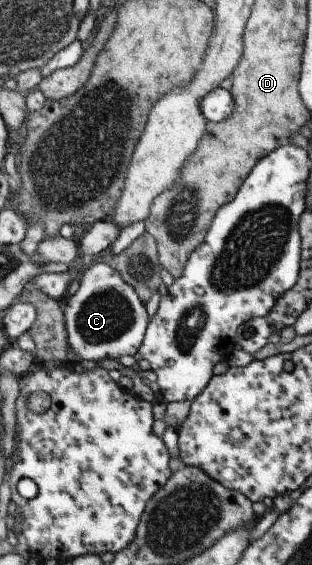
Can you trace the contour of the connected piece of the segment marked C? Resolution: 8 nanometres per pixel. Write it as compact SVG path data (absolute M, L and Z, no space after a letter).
M92 264L79 279L79 287L61 303L66 348L80 361L135 356L149 322L145 305L135 290L109 264Z

